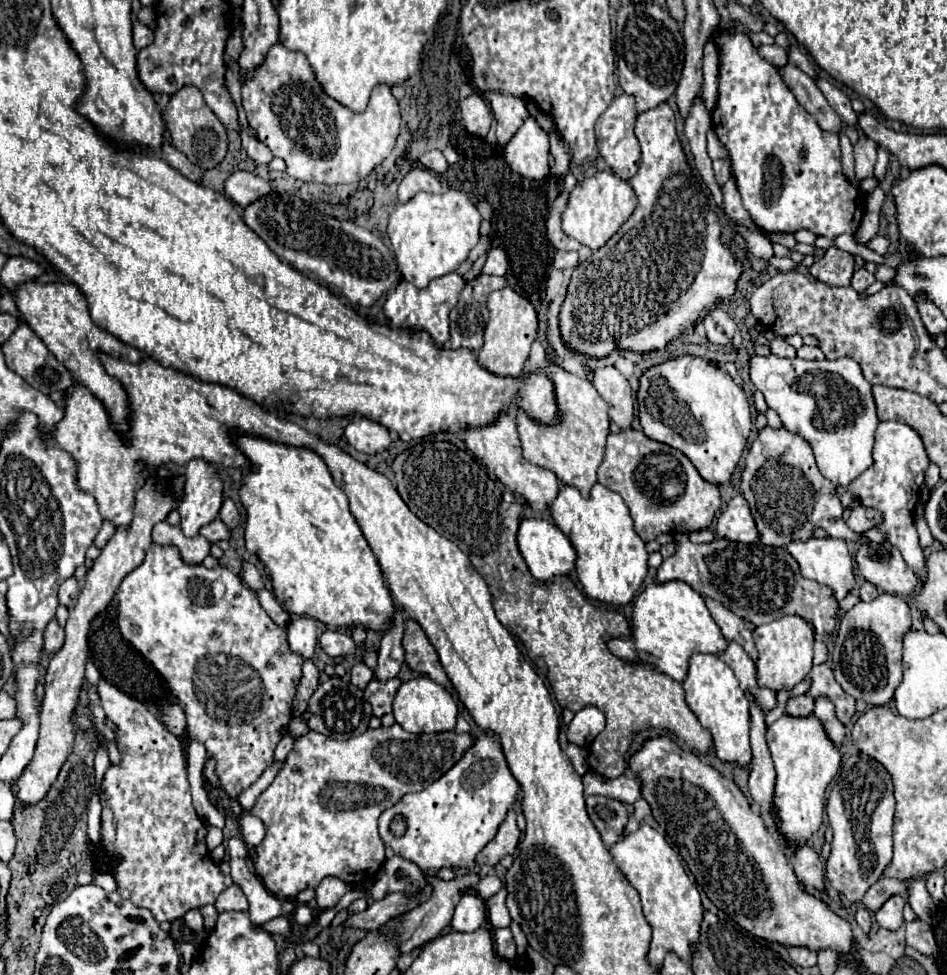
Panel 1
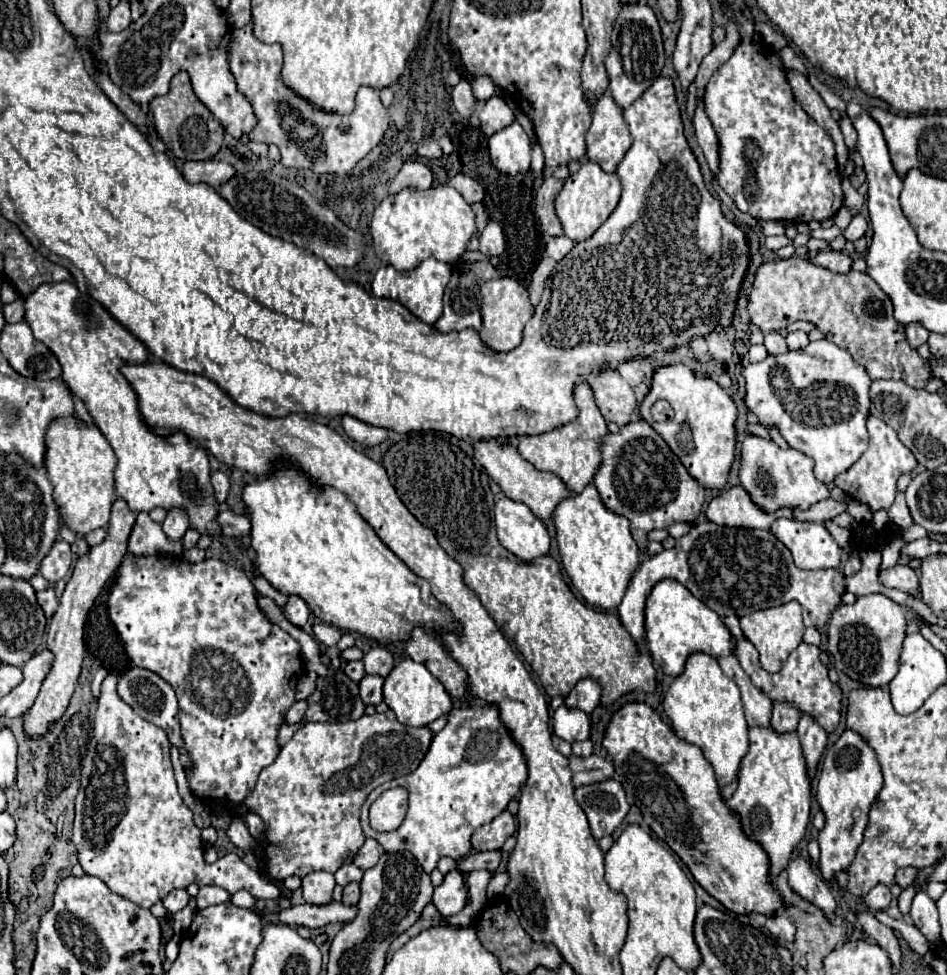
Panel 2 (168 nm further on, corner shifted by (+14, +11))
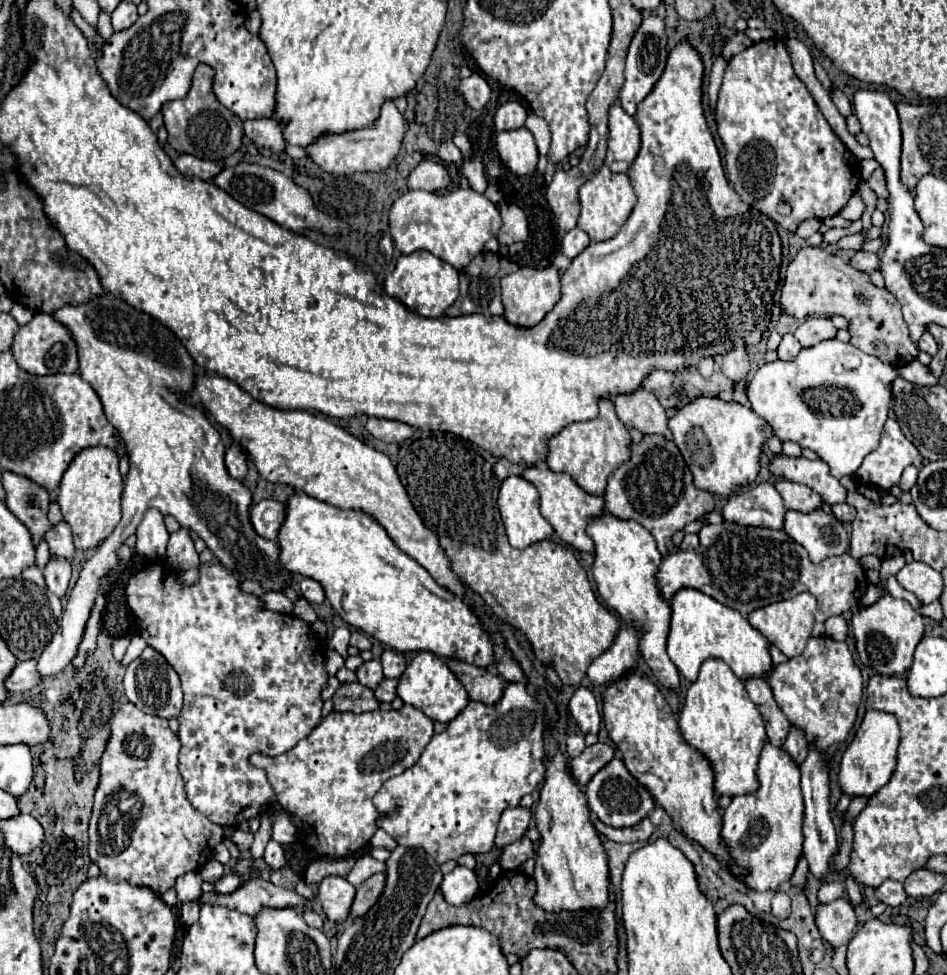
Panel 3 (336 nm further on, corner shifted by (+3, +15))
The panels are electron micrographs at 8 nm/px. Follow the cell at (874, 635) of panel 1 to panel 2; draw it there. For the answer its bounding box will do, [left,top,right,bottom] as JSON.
[827,593,905,687]

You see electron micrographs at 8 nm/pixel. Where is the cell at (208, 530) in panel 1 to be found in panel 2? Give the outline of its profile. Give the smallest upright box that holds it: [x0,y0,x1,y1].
[217,509,251,537]

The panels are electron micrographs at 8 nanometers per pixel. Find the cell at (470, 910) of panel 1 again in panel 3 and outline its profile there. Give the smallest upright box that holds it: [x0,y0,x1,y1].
[440,865,478,905]

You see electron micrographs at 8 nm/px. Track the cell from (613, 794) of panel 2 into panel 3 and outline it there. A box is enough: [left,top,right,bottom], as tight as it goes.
[586,757,656,829]

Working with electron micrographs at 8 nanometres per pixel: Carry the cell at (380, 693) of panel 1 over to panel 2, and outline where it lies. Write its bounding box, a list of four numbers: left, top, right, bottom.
[359,675,383,705]

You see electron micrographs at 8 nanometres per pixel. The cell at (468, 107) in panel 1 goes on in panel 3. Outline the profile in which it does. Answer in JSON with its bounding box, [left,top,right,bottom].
[458,73,490,109]

